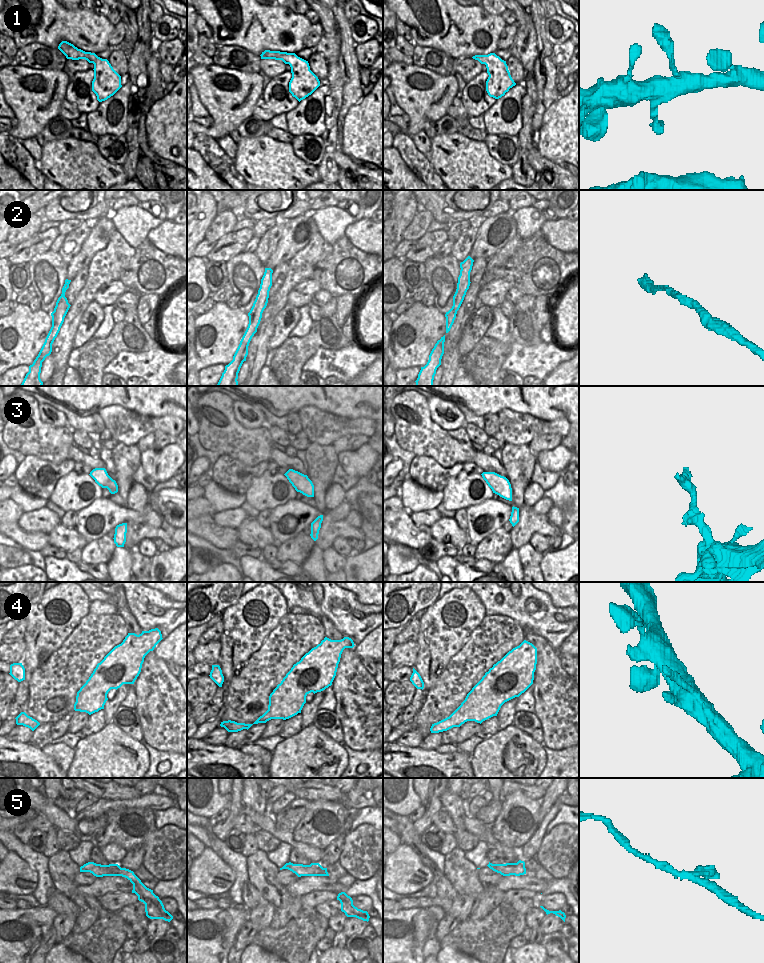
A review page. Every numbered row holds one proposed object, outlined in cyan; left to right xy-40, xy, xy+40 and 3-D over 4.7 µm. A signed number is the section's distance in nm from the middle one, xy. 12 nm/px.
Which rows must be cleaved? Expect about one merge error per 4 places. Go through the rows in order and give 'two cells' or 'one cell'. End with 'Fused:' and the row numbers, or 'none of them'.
1: one cell
2: one cell
3: two cells
4: one cell
5: two cells
Fused: 3, 5

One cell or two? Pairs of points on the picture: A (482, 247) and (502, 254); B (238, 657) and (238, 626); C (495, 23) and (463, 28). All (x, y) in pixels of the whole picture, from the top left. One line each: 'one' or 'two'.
A: two
B: one
C: one

